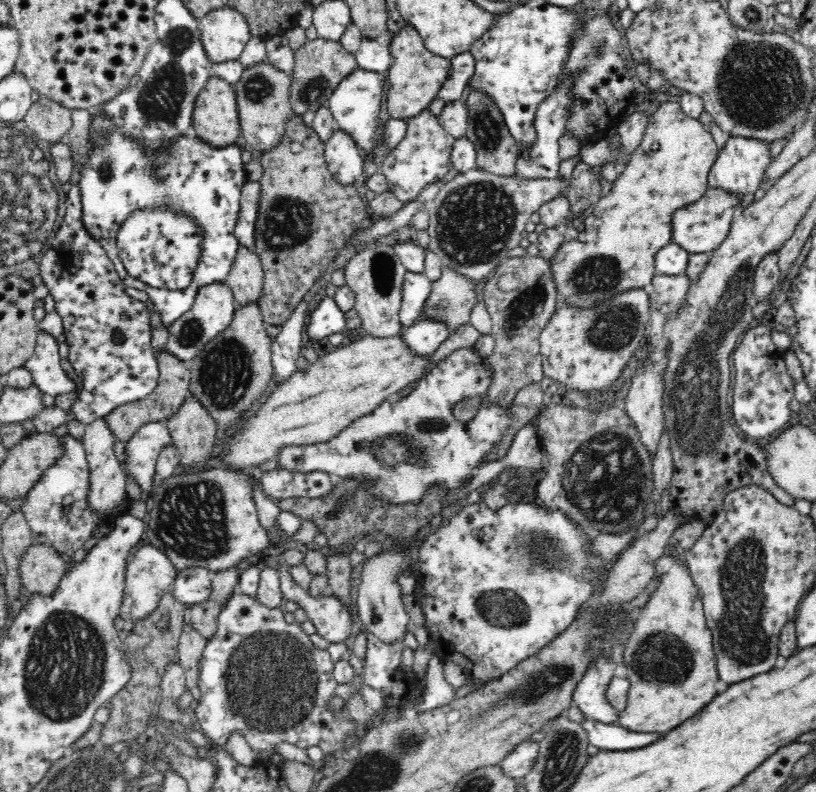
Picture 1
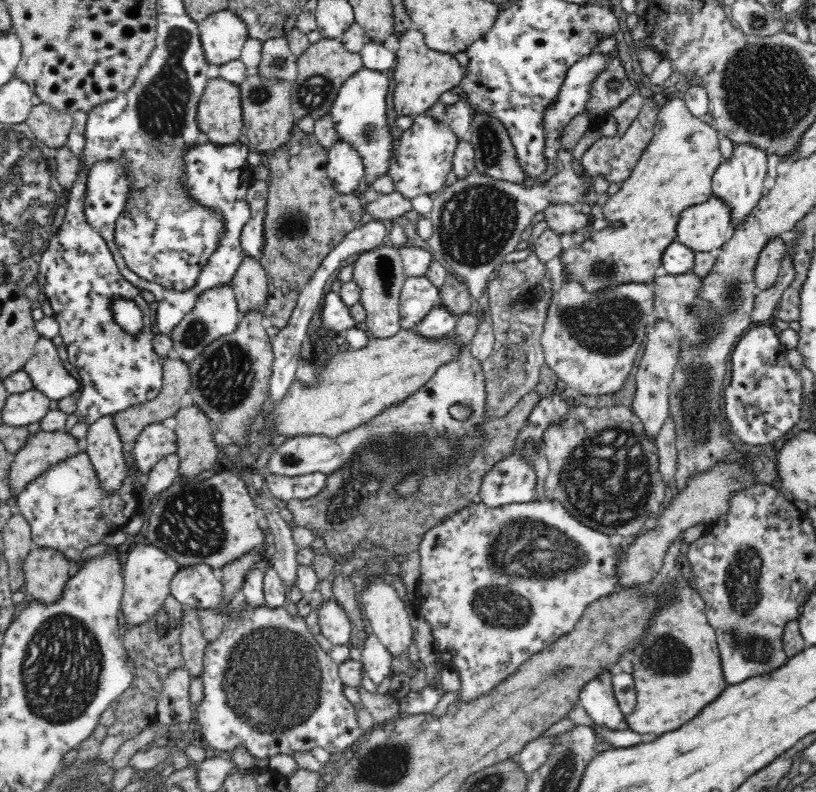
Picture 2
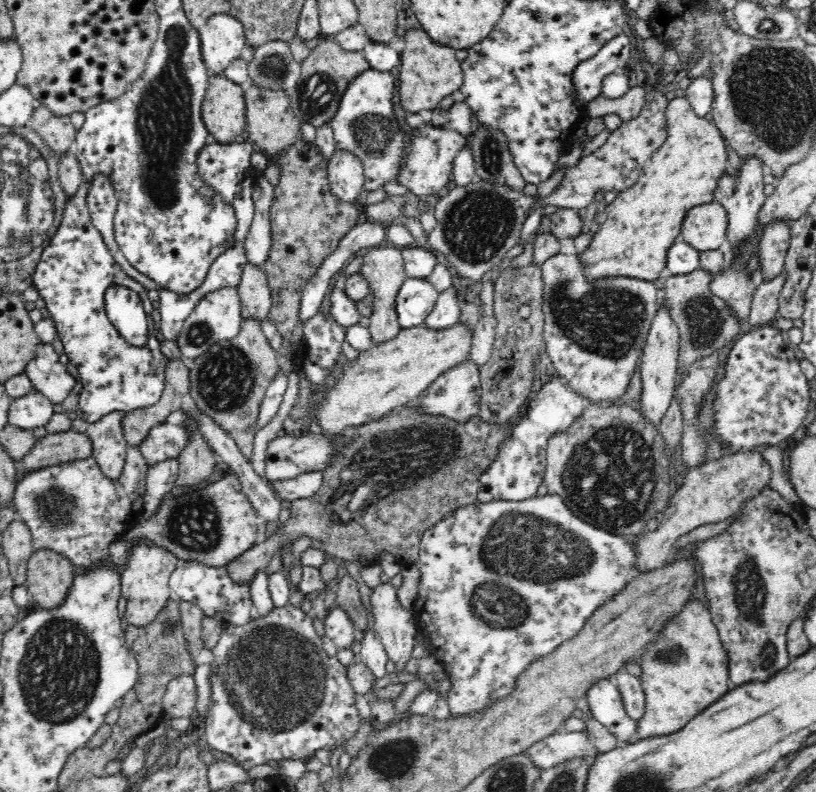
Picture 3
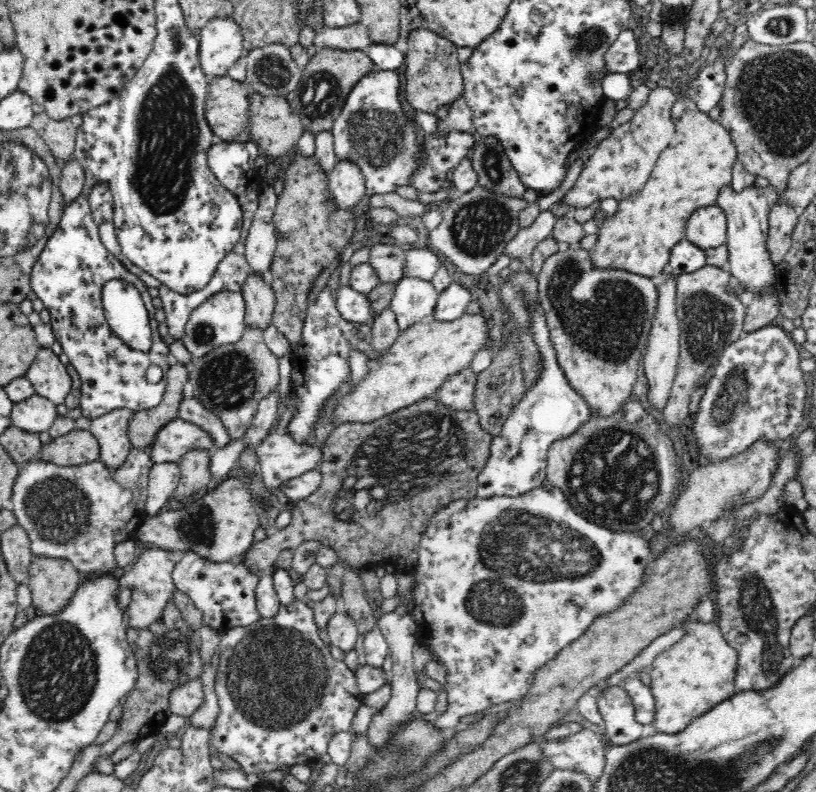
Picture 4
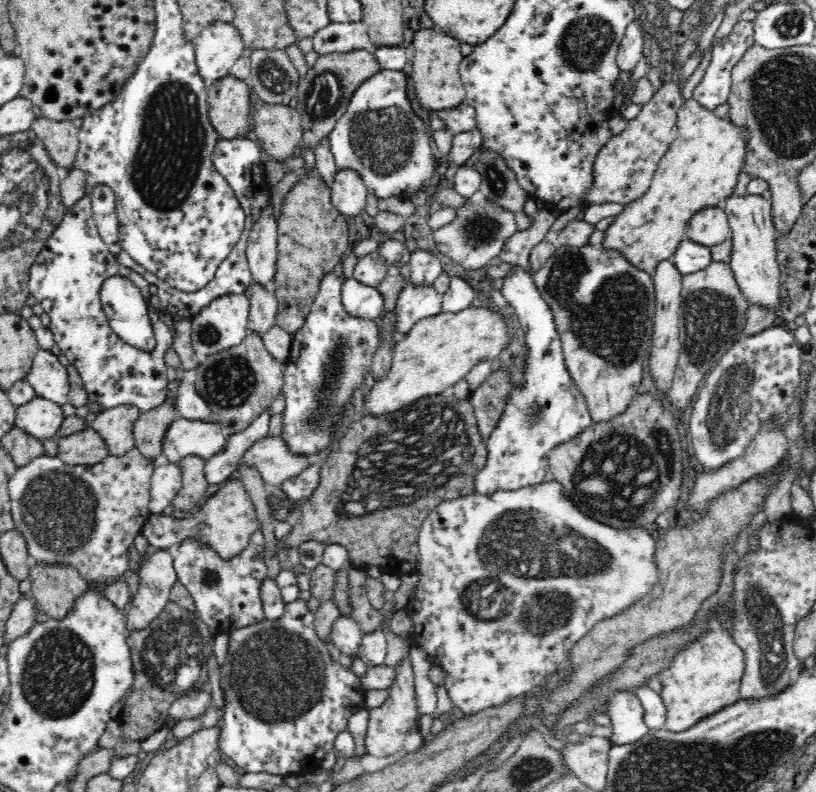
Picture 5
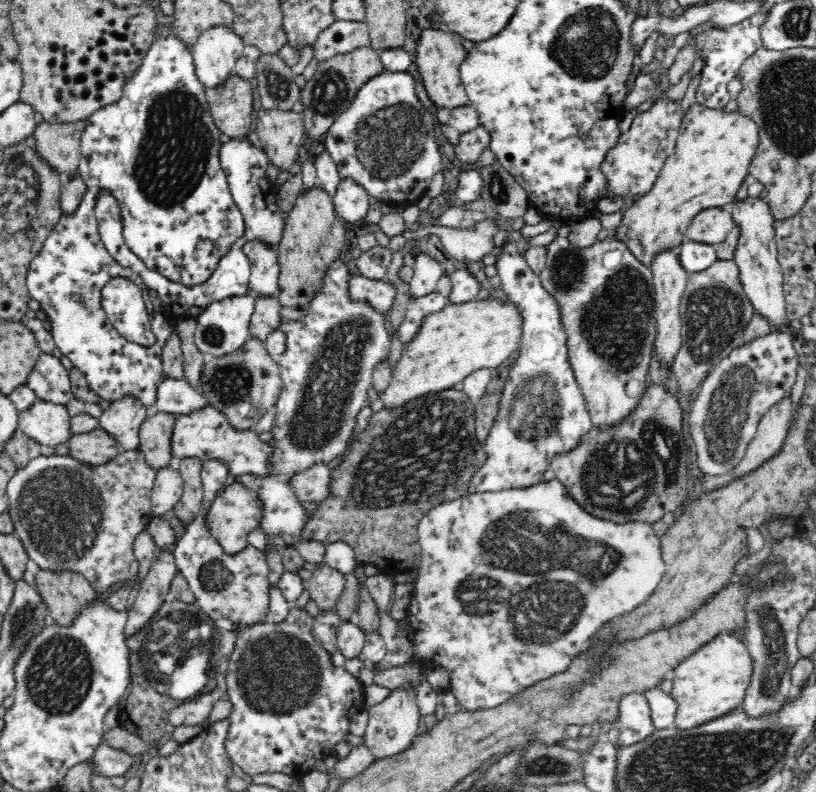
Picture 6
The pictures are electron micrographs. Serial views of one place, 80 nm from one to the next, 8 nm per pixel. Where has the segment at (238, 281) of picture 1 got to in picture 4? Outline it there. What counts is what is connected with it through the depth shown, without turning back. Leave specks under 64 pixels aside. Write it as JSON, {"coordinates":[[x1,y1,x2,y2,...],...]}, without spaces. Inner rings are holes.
{"coordinates":[[251,271,241,288,245,323,264,330,272,320,275,294,267,277]]}

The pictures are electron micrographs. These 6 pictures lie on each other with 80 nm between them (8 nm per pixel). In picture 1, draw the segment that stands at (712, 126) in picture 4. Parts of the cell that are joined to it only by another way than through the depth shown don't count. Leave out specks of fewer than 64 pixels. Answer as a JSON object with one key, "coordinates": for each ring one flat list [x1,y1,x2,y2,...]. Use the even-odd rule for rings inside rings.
{"coordinates":[[657,98,653,102,651,116,640,144,628,156,628,162,624,164,624,170,618,178,611,182,612,188,608,194,600,197,587,213,600,220,596,240,588,243,578,240,562,242,556,254,548,260,558,305,570,305,572,310,583,311,607,303,622,291,642,289,651,284,656,274,654,254,662,246,672,242,672,214,683,206,696,202,709,190,707,176,716,160,716,152,716,142,699,119,686,116,680,103,671,102,668,98]]}

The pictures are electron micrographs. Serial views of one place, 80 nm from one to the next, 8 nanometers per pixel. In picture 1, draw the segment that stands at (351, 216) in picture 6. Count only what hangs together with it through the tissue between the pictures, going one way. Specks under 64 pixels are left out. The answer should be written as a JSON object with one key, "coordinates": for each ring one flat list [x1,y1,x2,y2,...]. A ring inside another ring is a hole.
{"coordinates":[[339,128,324,143,328,170,344,185,363,179,364,159,361,148,347,132]]}

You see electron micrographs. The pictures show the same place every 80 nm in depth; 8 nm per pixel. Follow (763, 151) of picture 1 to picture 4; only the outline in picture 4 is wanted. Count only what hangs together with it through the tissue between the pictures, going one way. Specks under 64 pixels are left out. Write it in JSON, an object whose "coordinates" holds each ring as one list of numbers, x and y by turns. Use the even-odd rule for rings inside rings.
{"coordinates":[[748,175,747,185,741,192,735,192,731,185,724,186,716,198,715,204,724,209,727,216,727,249,729,262,727,269,739,280,744,290,751,288,754,292,762,292,774,284,776,266,770,261,770,253,766,249,768,240,768,214,771,206,766,199,765,189,755,184,755,177]]}

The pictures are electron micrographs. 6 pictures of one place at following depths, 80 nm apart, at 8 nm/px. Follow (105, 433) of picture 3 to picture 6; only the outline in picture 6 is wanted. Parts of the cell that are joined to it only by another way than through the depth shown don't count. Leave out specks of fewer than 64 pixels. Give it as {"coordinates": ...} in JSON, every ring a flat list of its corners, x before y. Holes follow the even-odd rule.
{"coordinates":[[122,398,110,404,97,417,99,429,108,432,117,440,123,451,139,449,139,429,150,415,142,404,134,398]]}

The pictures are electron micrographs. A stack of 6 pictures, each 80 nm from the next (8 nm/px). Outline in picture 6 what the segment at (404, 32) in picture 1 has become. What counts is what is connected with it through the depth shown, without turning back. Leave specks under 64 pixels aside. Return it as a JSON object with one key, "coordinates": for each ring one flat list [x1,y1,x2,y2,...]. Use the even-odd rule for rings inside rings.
{"coordinates":[[428,28,422,30,415,49,416,68,428,98,437,108,453,109,468,103,468,95,462,84,459,68,467,56,463,39,448,30]]}

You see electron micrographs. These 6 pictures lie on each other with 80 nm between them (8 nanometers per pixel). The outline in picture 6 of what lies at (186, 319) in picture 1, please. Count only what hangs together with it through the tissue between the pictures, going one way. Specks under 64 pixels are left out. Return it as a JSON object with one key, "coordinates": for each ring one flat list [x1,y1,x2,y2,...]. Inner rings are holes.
{"coordinates":[[248,292,242,296,231,296,212,302,196,316,194,344,198,351,209,356,222,356,244,346,246,339,252,336,250,320,254,312,255,294]]}

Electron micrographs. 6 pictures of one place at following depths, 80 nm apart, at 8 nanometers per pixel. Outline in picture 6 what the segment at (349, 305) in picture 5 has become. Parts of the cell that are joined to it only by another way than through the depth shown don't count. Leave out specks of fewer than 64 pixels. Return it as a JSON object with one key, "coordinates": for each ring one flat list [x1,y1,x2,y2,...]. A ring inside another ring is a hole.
{"coordinates":[[357,274,348,278,347,285,348,299,356,303,366,303,374,311,381,313,388,313,396,296,394,285,388,283,387,280,368,279]]}

